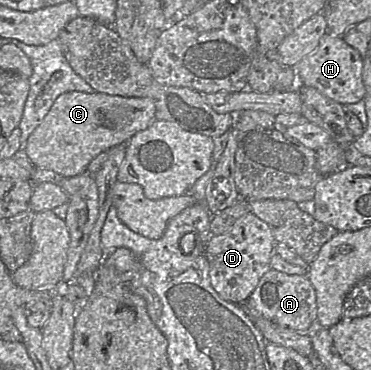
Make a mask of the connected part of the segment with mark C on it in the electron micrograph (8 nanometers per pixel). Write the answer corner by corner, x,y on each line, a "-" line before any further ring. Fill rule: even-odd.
67,92
59,95
49,112
32,132
23,151
37,169
51,170
63,177
85,172
89,163
100,153
126,143
139,131
147,128
155,119
156,107
150,98
122,97
104,93

